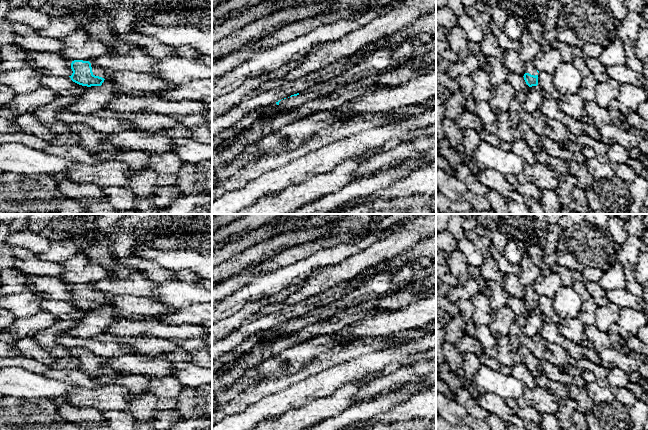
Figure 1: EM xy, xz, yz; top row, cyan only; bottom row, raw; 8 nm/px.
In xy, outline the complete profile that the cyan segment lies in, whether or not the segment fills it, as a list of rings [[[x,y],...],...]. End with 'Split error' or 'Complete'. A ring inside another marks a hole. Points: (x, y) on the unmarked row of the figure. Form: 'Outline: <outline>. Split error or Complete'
Outline: [[[74,284],[71,287],[71,304],[82,310],[101,310],[106,302],[109,302],[113,294],[104,293],[91,288],[89,285]]]. Split error

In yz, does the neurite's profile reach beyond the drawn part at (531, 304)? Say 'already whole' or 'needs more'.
needs more

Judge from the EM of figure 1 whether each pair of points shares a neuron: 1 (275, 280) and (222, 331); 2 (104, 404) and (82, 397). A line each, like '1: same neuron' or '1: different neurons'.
1: different neurons
2: same neuron

